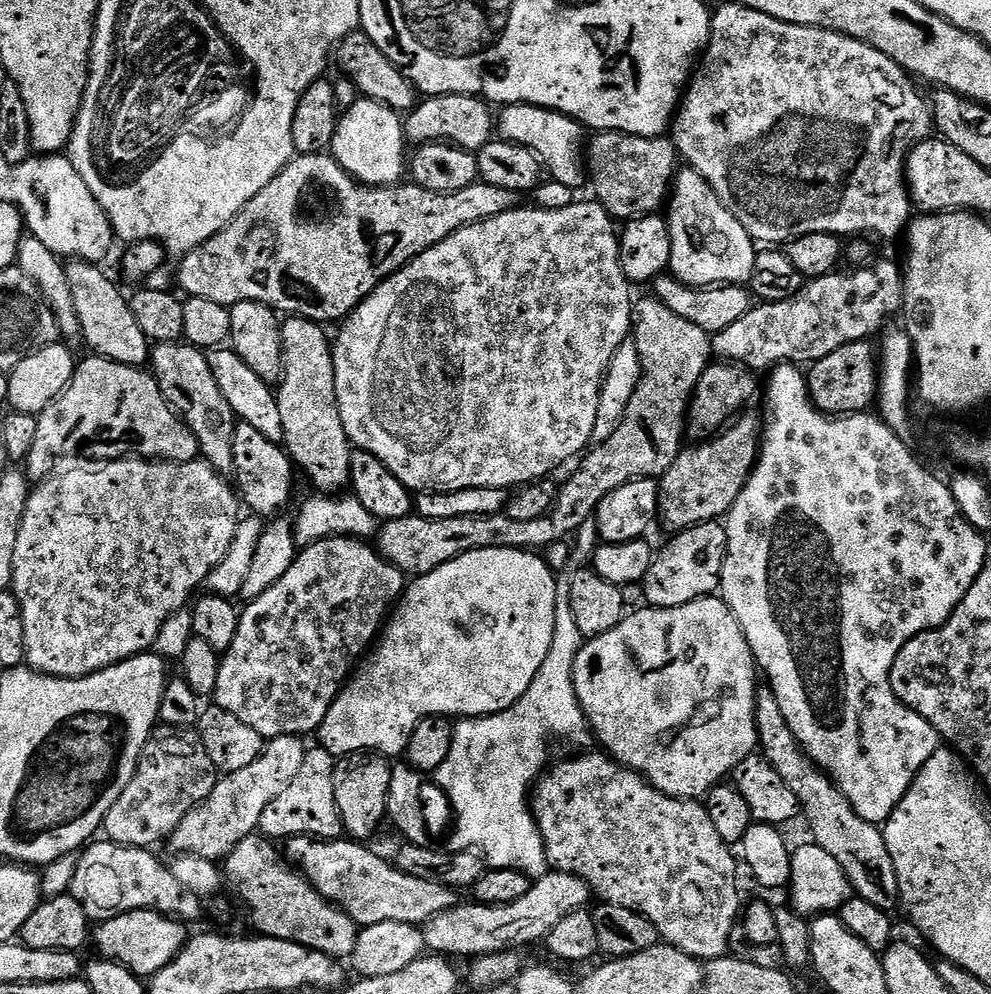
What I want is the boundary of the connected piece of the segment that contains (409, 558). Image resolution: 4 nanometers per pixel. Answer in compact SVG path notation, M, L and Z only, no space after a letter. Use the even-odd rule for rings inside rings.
M655 298L637 299L632 306L631 343L636 345L640 355L640 377L634 390L634 398L630 398L630 406L626 406L626 414L622 414L622 422L618 422L618 430L610 434L610 438L599 441L589 447L579 457L575 465L576 473L572 480L559 485L556 500L548 513L533 521L514 521L504 512L498 514L466 514L458 518L422 518L410 515L406 518L385 520L379 525L374 537L374 547L388 563L402 570L409 577L415 578L430 574L430 570L438 570L446 562L458 558L462 554L470 554L474 550L494 550L495 548L522 548L525 550L545 550L554 543L567 541L584 523L591 521L596 514L596 507L610 494L610 490L618 490L618 486L626 486L626 482L635 480L656 480L670 470L670 466L682 451L680 438L686 432L686 413L688 403L692 400L692 391L698 386L698 378L708 368L713 359L710 333L702 330L702 326L694 326L694 322L686 322L679 314L674 314L670 306Z

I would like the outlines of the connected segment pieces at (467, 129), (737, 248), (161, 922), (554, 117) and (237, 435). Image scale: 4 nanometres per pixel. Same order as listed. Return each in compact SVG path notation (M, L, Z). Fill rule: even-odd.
M446 94L421 99L403 121L407 143L412 146L422 144L453 144L465 148L467 152L480 152L482 146L494 136L494 112L489 101L478 96Z
M692 168L677 171L666 204L666 221L670 236L668 268L671 275L692 288L710 288L722 284L747 285L754 274L757 241L726 210L726 206L710 190L710 182ZM668 212L668 214L667 214Z
M143 908L99 921L94 928L94 944L96 940L96 948L100 951L97 953L103 959L116 961L117 964L129 968L135 976L151 978L184 949L186 935L184 936L183 927L185 925L179 919Z
M510 104L499 111L496 130L501 139L530 148L540 157L555 183L566 186L570 192L587 185L584 141L582 142L584 130L571 116L562 115L552 109L534 107L533 104Z
M237 423L234 430L232 472L239 499L249 513L261 518L276 518L292 500L292 472L294 465L291 456L280 444L270 442L254 426Z

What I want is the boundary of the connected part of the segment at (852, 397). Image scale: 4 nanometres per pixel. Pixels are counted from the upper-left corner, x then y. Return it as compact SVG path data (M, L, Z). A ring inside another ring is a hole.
M868 340L838 346L834 354L815 361L807 369L808 398L812 405L829 418L864 414L873 407L878 383L878 352Z

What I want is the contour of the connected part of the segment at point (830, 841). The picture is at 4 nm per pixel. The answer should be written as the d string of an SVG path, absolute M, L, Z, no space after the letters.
M767 686L757 687L756 690L756 739L764 759L774 766L774 770L778 770L778 778L794 790L794 798L798 798L800 803L802 820L808 823L812 831L811 843L822 846L822 850L826 850L826 854L833 856L834 862L842 866L842 874L846 874L855 895L878 906L878 910L891 913L892 907L900 904L900 891L898 874L894 870L890 850L886 850L883 831L859 816L854 806L850 806L846 794L842 794L836 783L825 776L802 751L790 726L786 726L786 718L782 718L778 698L774 698L772 689Z

